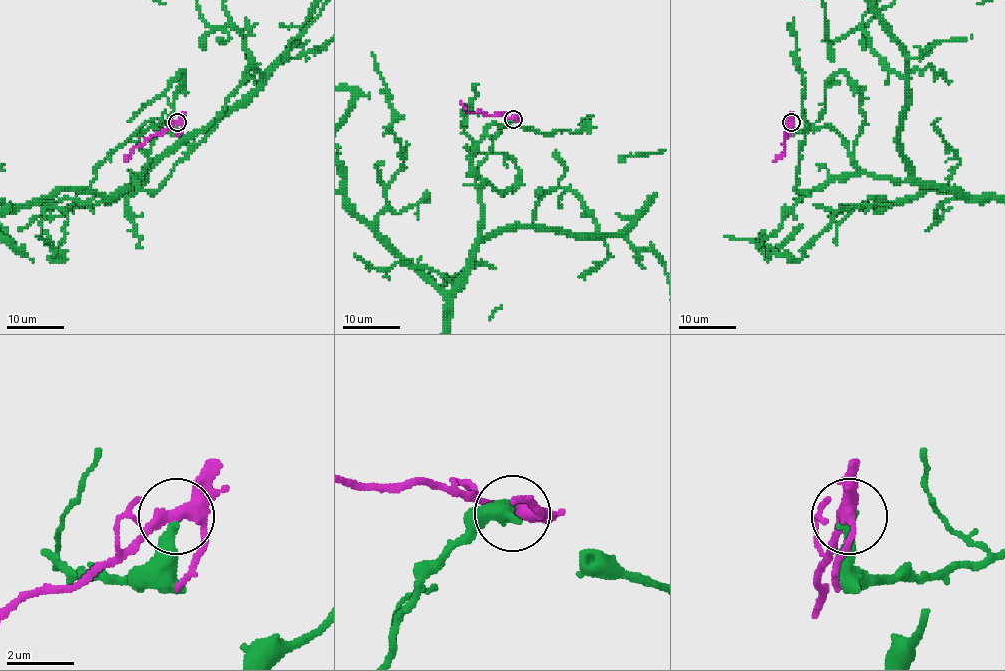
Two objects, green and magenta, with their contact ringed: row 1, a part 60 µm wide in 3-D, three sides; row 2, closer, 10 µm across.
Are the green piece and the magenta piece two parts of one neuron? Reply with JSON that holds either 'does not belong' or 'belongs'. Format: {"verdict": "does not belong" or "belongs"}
{"verdict": "does not belong"}

